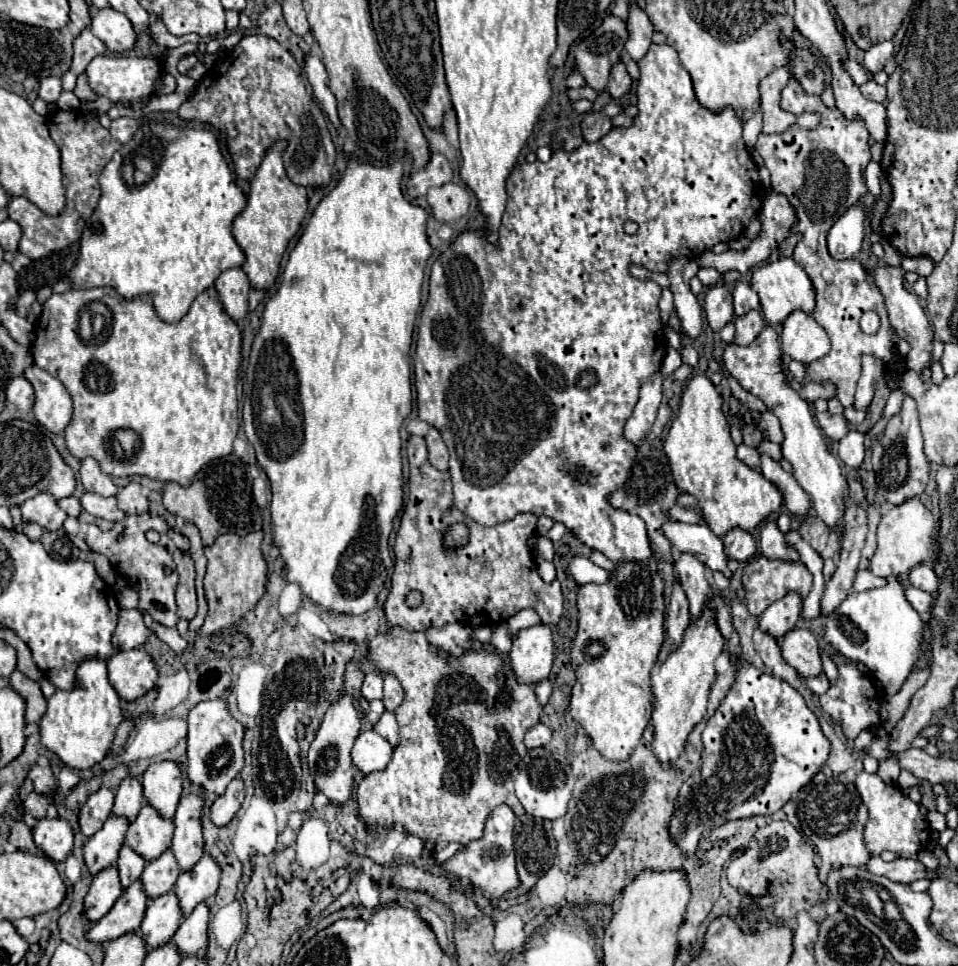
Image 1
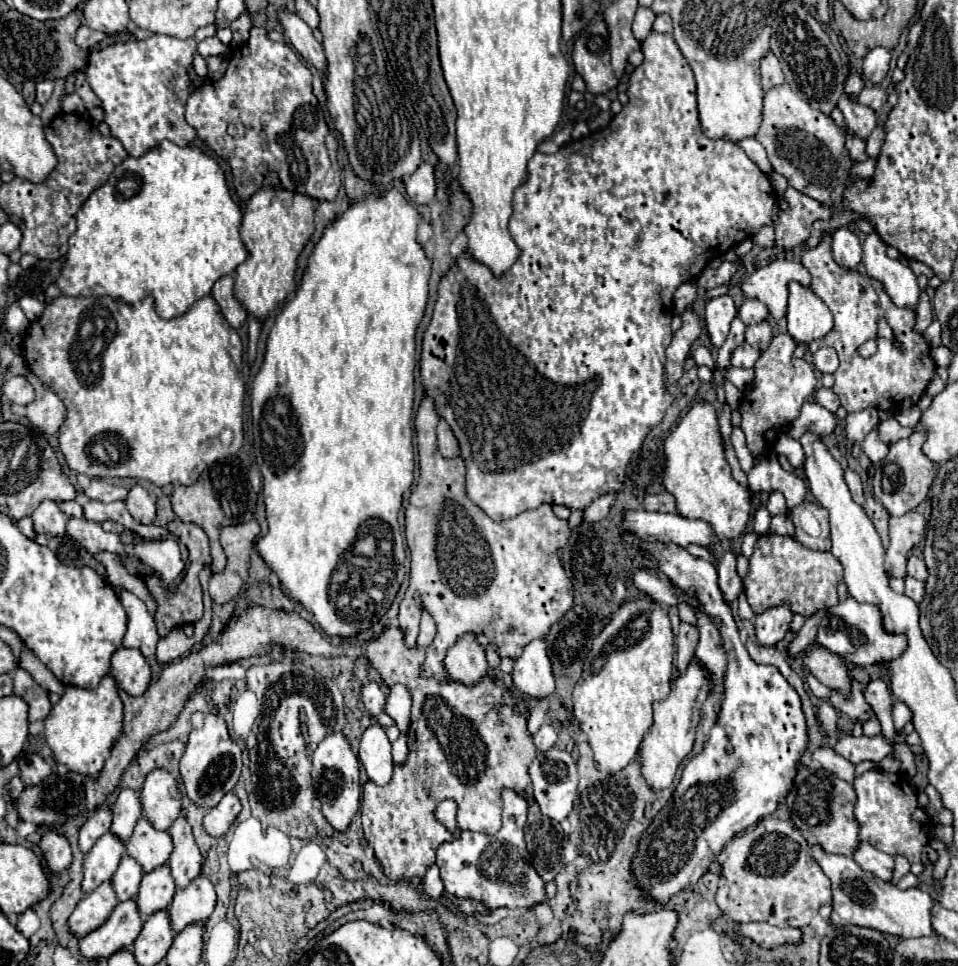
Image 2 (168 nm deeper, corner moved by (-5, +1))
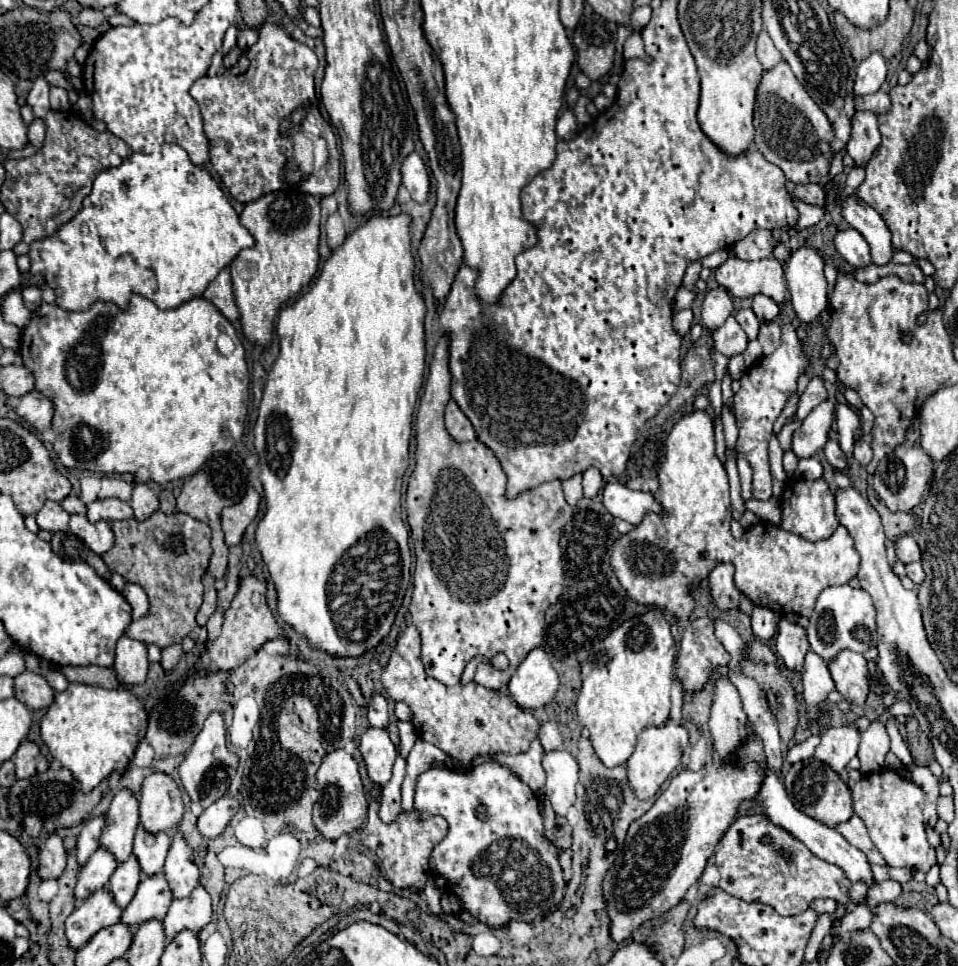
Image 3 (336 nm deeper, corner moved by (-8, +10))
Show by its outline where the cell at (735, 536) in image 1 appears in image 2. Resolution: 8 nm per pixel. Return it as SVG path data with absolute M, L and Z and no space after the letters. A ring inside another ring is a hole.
M726 552L718 564L718 586L726 604L732 604L742 592L742 580L736 572L736 554Z

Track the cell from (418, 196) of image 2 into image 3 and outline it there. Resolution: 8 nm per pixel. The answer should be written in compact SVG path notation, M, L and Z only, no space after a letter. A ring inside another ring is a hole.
M411 153L401 167L403 173L403 185L407 187L407 191L411 193L413 201L417 203L425 203L429 197L429 173L427 167L423 163L423 159L417 153Z

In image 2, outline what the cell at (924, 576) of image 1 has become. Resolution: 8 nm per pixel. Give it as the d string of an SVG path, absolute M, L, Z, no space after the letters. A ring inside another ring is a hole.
M912 554L912 556L908 558L908 576L918 578L918 580L926 580L928 570L924 568L924 560L922 560L922 556Z

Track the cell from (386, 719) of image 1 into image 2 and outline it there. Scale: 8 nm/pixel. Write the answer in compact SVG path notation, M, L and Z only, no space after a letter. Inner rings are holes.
M400 734L400 738L392 744L392 760L394 764L404 764L408 758L408 746L406 746L406 736Z

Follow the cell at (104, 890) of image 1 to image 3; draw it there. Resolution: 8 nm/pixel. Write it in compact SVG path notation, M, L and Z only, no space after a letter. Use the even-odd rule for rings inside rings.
M99 889L83 899L67 917L65 929L73 949L81 949L99 929L109 927L121 919L123 909L115 903L111 891Z

